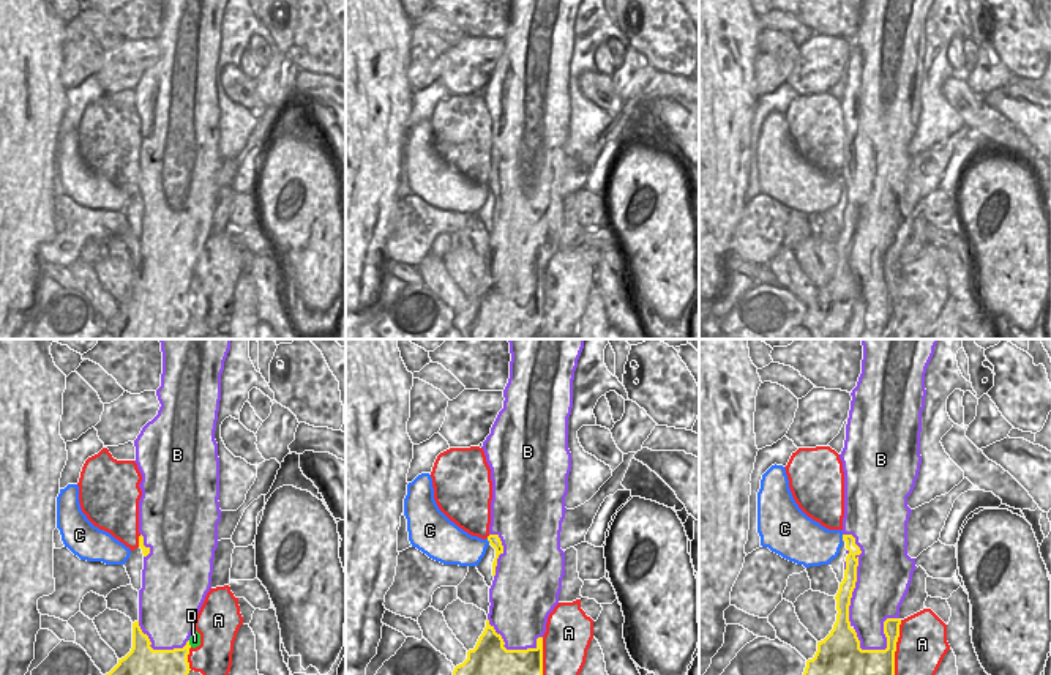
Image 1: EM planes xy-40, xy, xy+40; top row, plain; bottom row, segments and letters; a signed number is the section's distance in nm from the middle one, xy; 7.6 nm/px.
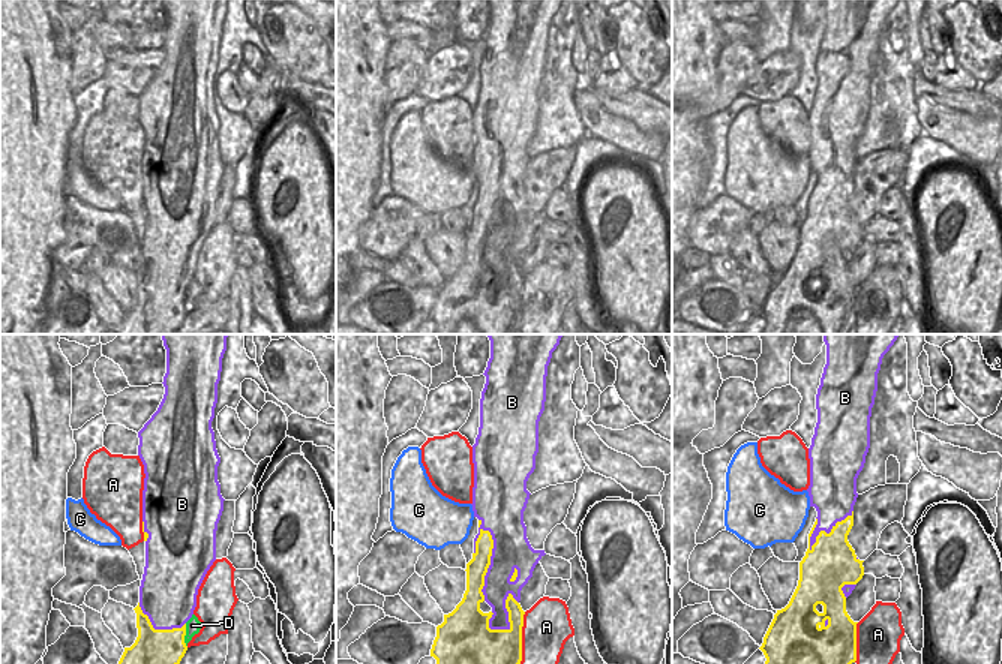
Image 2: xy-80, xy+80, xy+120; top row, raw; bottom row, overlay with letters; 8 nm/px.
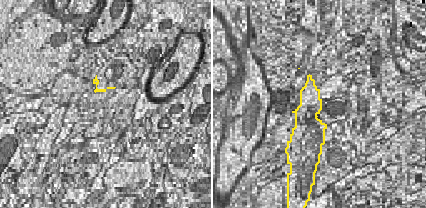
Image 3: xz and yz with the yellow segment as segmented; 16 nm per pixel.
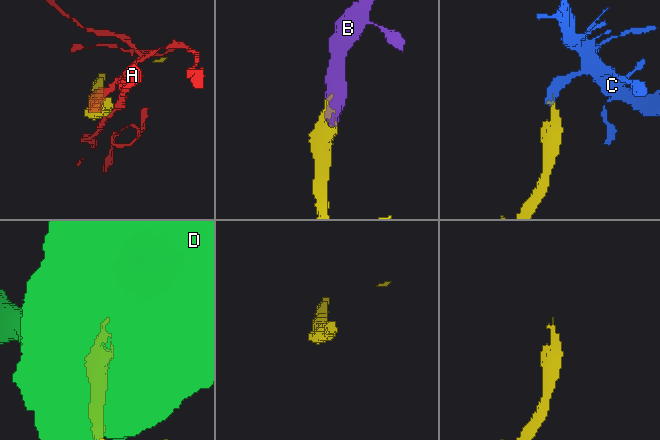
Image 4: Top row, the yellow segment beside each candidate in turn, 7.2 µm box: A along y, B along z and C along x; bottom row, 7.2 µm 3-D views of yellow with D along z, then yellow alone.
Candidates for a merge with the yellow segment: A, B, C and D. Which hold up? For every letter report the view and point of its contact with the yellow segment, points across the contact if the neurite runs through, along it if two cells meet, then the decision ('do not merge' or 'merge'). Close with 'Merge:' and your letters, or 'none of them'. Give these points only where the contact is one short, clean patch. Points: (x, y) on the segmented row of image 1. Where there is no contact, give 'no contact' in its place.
A: meets yellow in xy+40 at (895, 647); do not merge
B: meets yellow in xy+40 at (856, 576); merge
C: meets yellow in xy at (488, 540); border along xy (486, 538), (489, 543); do not merge
D: meets yellow in xy-40 at (188, 644); border along xy-40 (188, 641), (191, 645); do not merge
Merge: B

